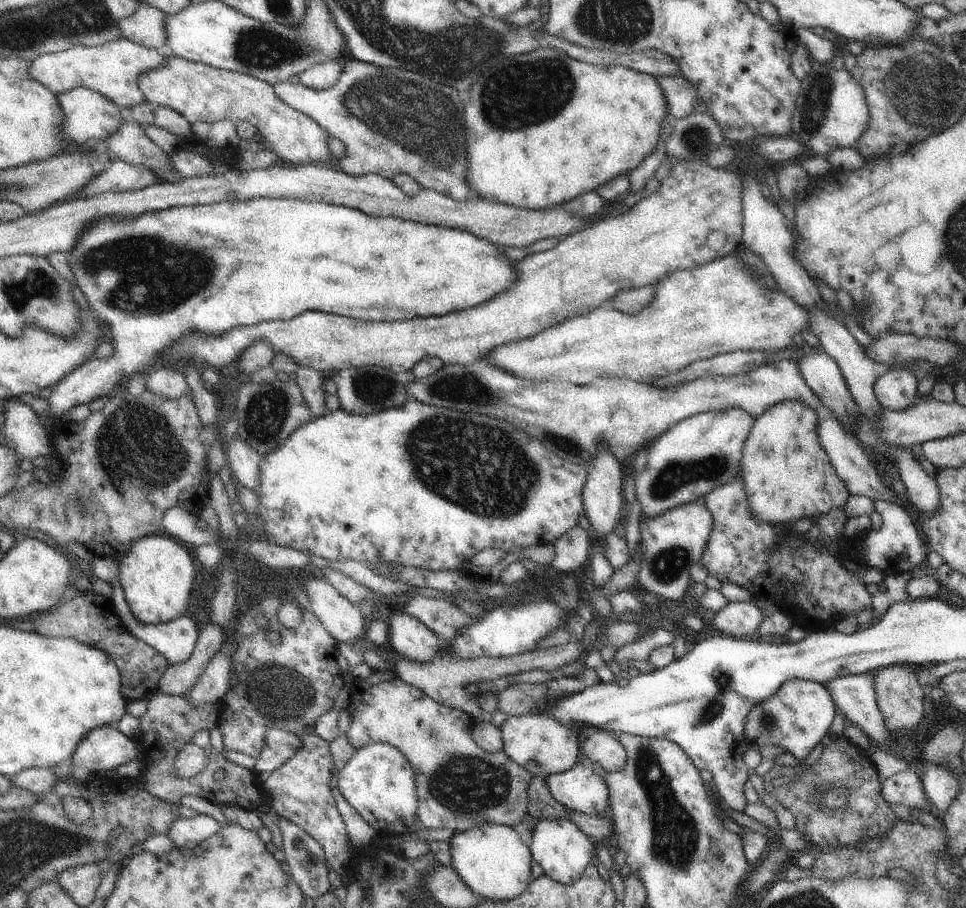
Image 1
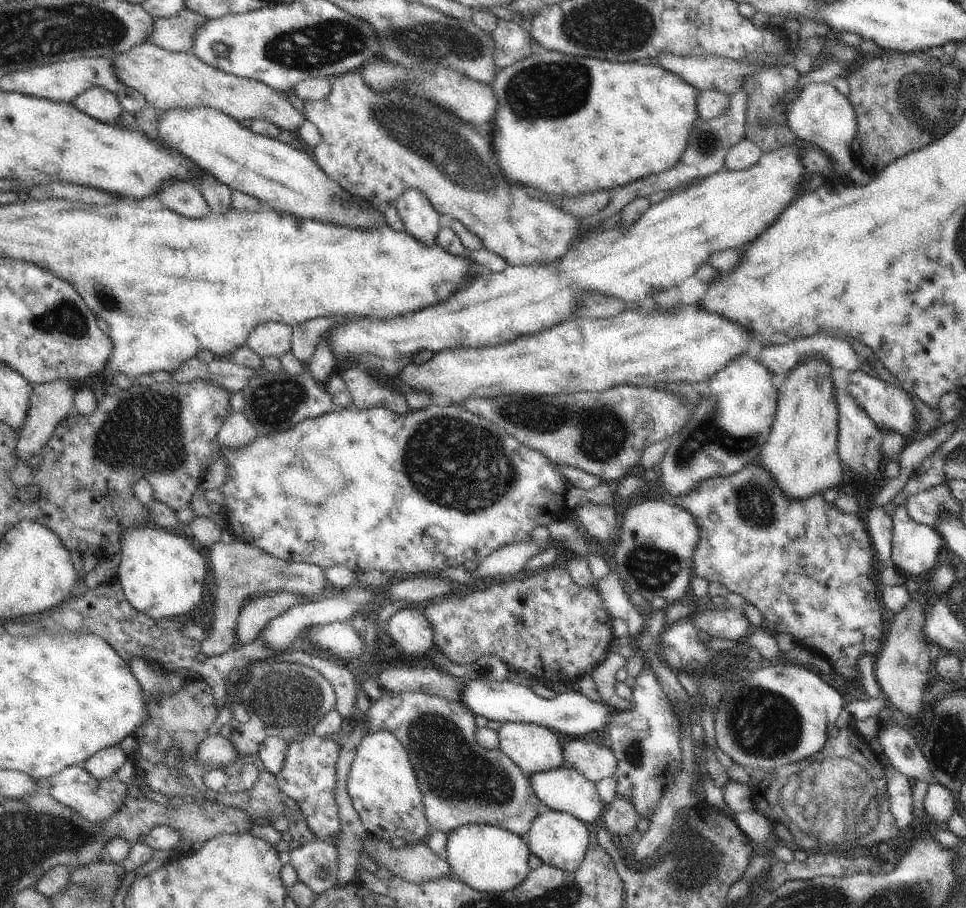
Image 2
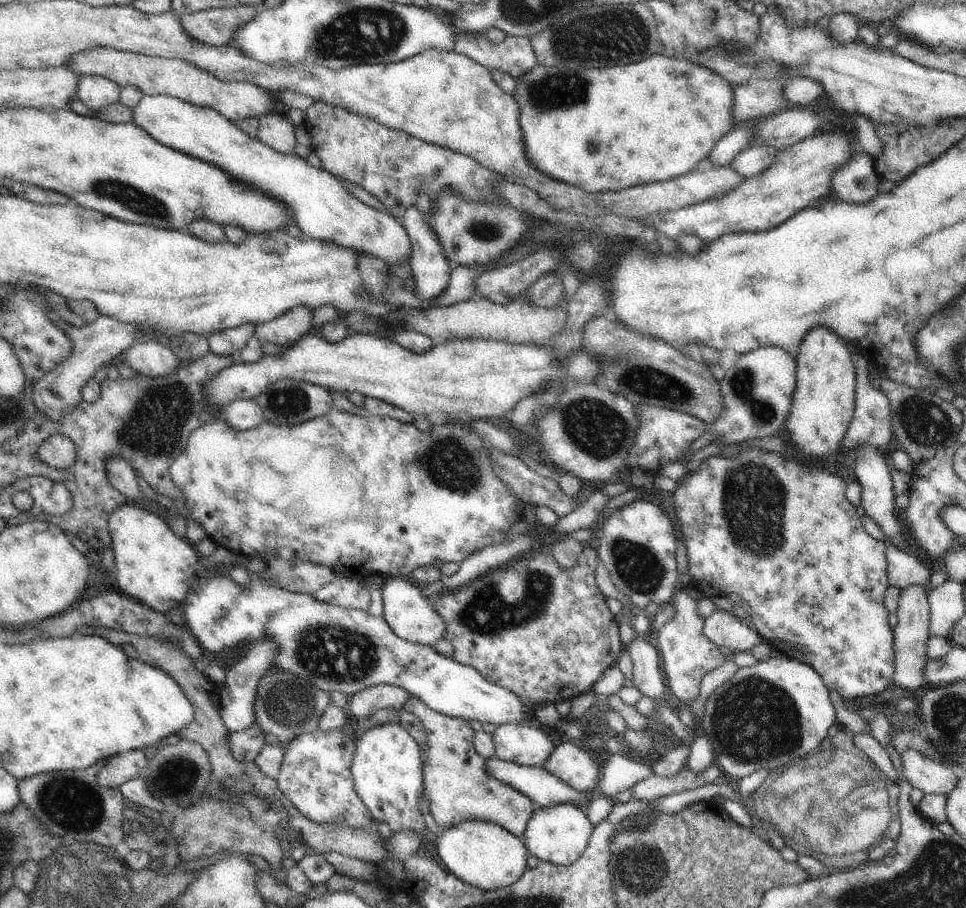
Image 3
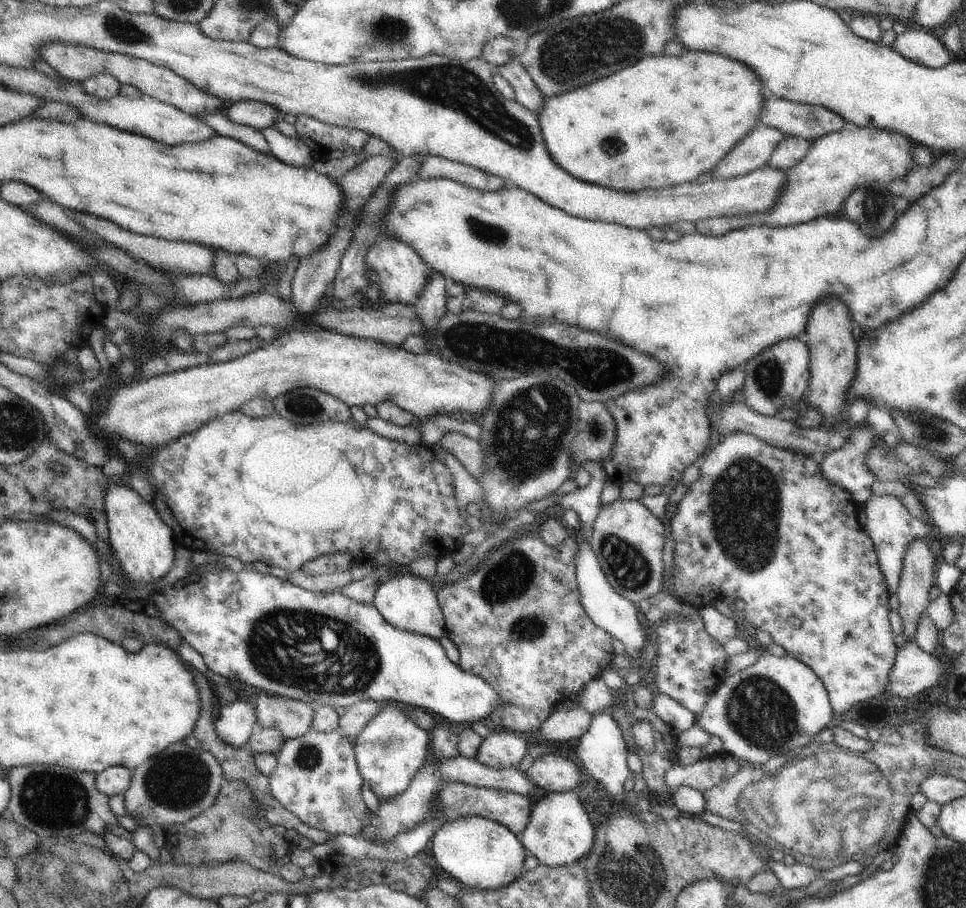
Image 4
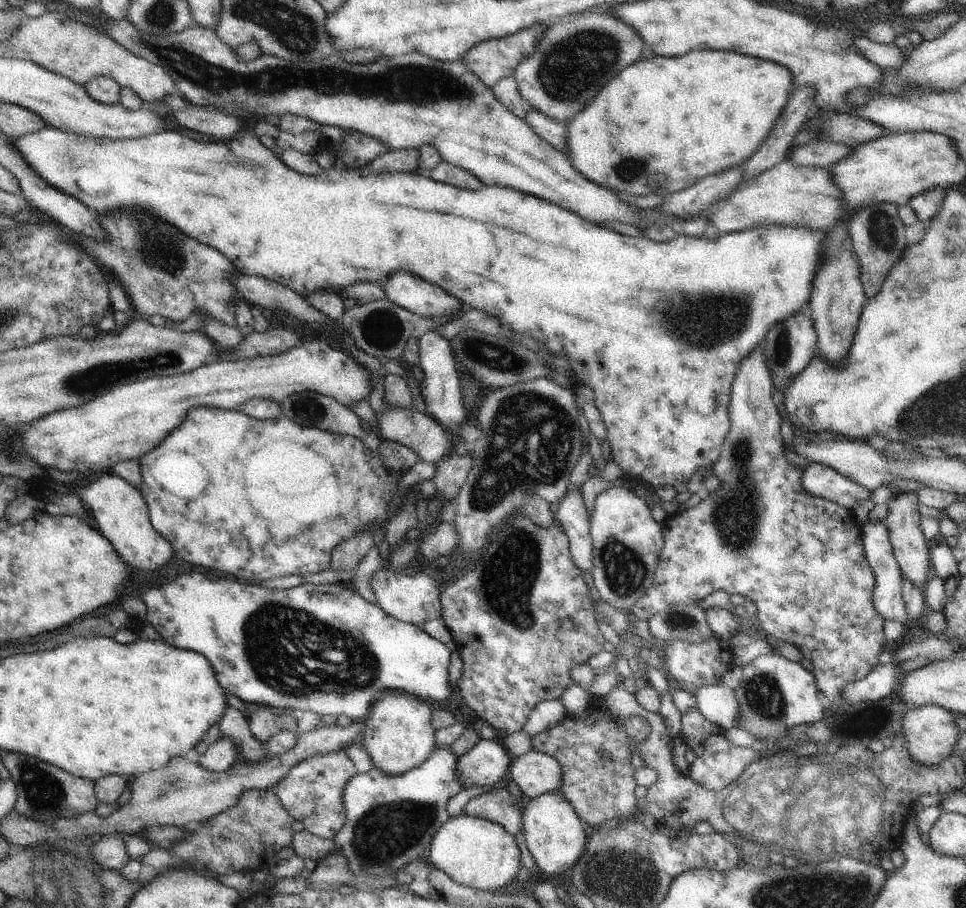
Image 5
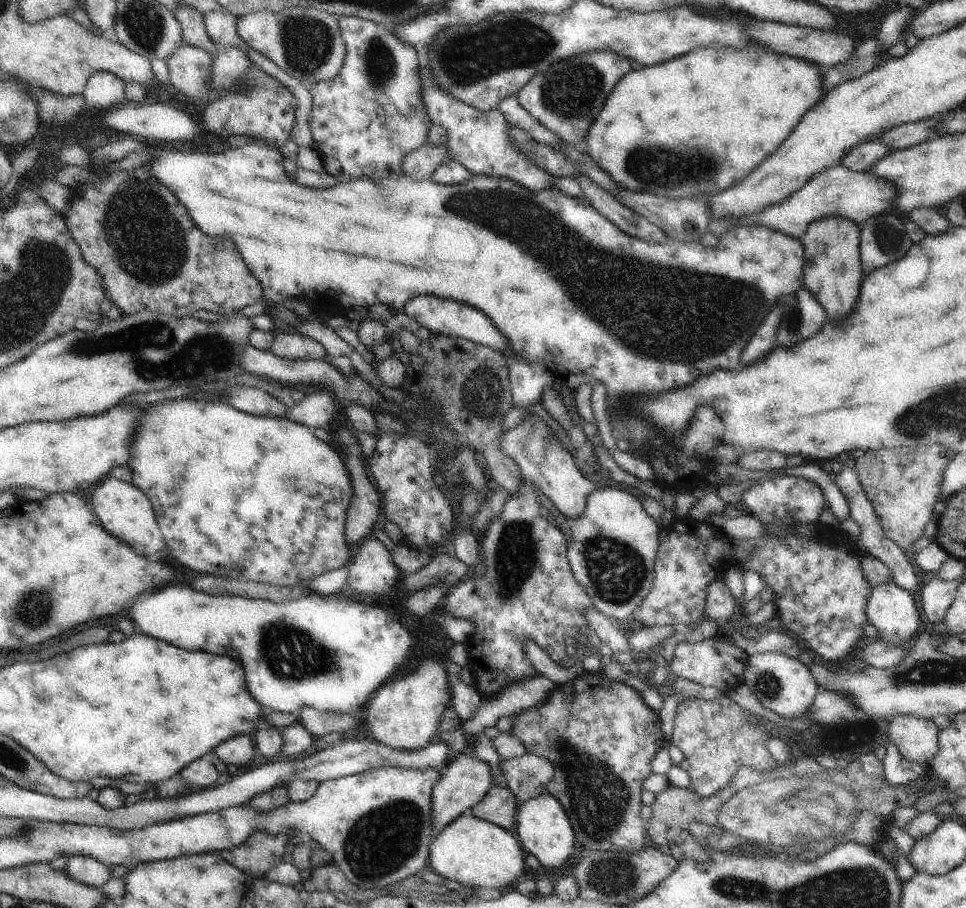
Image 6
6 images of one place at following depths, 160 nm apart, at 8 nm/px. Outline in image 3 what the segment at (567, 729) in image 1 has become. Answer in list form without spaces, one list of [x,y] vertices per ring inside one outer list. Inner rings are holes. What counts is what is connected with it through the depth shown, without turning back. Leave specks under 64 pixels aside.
[[[508,723],[496,727],[491,734],[494,757],[519,765],[541,767],[555,749],[553,736],[546,736],[536,725]]]

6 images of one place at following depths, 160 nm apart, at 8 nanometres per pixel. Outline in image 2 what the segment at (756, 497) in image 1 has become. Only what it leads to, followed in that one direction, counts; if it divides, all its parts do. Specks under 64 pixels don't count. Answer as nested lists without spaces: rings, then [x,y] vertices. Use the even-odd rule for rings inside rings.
[[[808,355],[802,357],[799,363],[791,370],[789,377],[779,389],[779,400],[777,402],[777,411],[772,423],[770,431],[770,438],[766,442],[766,446],[762,448],[762,454],[758,456],[758,464],[760,464],[760,456],[762,456],[762,464],[766,470],[770,470],[770,474],[774,476],[775,481],[779,484],[779,487],[788,495],[791,499],[802,500],[807,499],[809,496],[815,495],[816,493],[824,493],[828,488],[834,488],[835,486],[841,486],[842,484],[842,464],[838,454],[838,425],[839,425],[839,406],[837,398],[835,397],[835,385],[834,378],[832,377],[832,370],[834,367],[820,355]]]

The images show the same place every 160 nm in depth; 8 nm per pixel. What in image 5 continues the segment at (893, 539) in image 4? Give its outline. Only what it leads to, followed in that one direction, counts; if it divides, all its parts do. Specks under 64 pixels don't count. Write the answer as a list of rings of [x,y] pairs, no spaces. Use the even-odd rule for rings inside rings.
[[[885,520],[881,523],[879,521],[868,521],[865,522],[862,528],[862,544],[864,545],[864,550],[866,551],[866,558],[868,564],[872,567],[872,570],[875,574],[875,589],[873,592],[873,605],[874,608],[883,616],[884,620],[898,620],[902,622],[904,625],[911,624],[906,603],[903,599],[903,590],[902,590],[902,577],[901,577],[901,570],[899,569],[897,560],[895,559],[893,553],[893,546],[891,545],[889,539],[889,532],[887,531],[887,525],[885,524]]]

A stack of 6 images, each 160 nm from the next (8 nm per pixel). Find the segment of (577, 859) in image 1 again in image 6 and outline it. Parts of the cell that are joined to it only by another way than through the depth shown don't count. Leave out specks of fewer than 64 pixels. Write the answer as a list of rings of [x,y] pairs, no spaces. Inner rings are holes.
[[[546,790],[530,800],[519,803],[513,833],[521,842],[526,855],[536,856],[541,866],[550,870],[560,868],[575,851],[575,834],[570,819],[560,801]]]

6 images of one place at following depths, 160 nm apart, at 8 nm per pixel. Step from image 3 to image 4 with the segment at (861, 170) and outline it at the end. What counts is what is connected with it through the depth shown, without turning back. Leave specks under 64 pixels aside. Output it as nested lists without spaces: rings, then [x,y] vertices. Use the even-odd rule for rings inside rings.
[[[878,184],[854,191],[846,199],[844,214],[850,222],[858,222],[862,234],[870,238],[882,236],[896,224],[892,194]]]

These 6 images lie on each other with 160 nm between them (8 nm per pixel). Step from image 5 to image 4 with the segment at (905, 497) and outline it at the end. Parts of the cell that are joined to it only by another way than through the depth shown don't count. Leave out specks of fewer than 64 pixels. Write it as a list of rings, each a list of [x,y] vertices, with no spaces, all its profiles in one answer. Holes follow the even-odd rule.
[[[914,540],[912,544],[908,544],[906,548],[906,556],[904,556],[901,580],[898,586],[898,591],[893,597],[896,611],[902,618],[902,636],[905,642],[908,640],[915,640],[916,628],[920,622],[920,616],[927,612],[929,606],[929,593],[935,584],[934,564],[936,564],[936,557],[931,552],[930,548],[926,546],[924,540]]]

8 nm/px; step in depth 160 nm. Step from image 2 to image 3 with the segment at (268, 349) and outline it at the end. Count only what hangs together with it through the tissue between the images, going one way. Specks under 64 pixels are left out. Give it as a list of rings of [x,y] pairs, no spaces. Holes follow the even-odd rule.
[[[298,305],[274,320],[258,325],[255,334],[261,343],[268,341],[286,348],[311,331],[314,315],[315,310],[310,310],[308,305]]]

